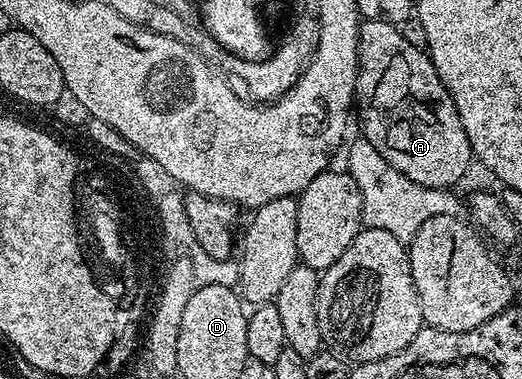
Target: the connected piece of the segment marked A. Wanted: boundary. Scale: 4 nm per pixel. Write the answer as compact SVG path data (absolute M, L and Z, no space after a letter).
M382 17L363 19L359 25L359 72L354 106L357 108L357 119L359 115L359 123L363 126L362 138L368 139L373 149L377 149L377 153L393 165L393 169L401 169L401 173L405 173L409 181L417 181L417 185L454 188L454 183L473 164L465 125L461 125L457 105L453 105L453 97L449 97L441 77L437 77L430 55L422 47L409 45L402 30Z

